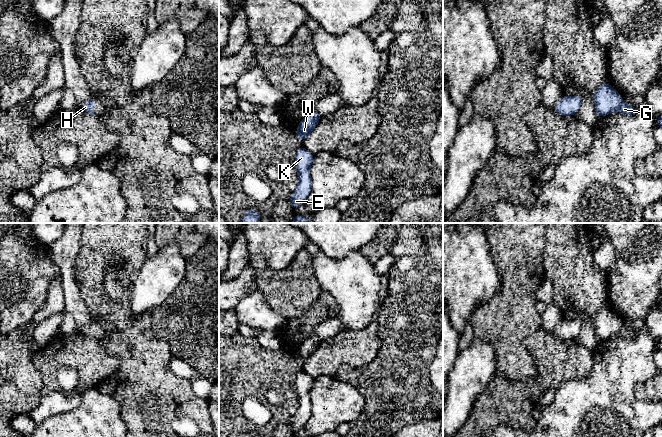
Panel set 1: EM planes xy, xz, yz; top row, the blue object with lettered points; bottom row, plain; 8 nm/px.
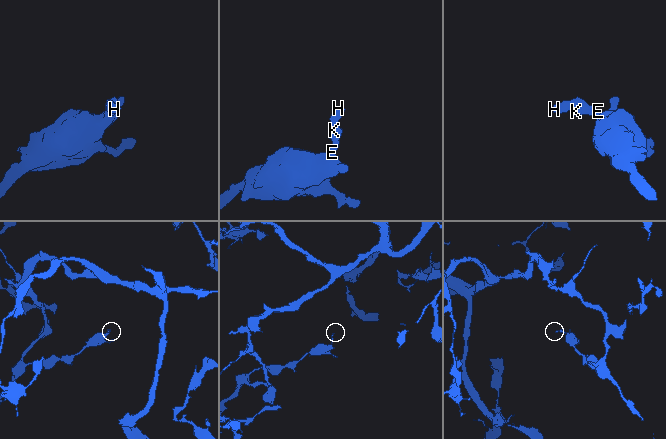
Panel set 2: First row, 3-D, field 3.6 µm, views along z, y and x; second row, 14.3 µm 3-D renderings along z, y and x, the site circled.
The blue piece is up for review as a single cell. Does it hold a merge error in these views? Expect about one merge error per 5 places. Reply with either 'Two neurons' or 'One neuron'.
One neuron

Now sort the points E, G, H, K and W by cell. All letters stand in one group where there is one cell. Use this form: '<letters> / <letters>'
E G H K W

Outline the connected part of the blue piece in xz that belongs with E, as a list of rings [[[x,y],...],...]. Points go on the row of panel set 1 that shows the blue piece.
[[[303,146],[296,150],[295,168],[298,173],[298,184],[289,199],[289,202],[294,209],[304,204],[305,199],[311,193],[312,182],[310,168],[313,158],[314,154]]]

